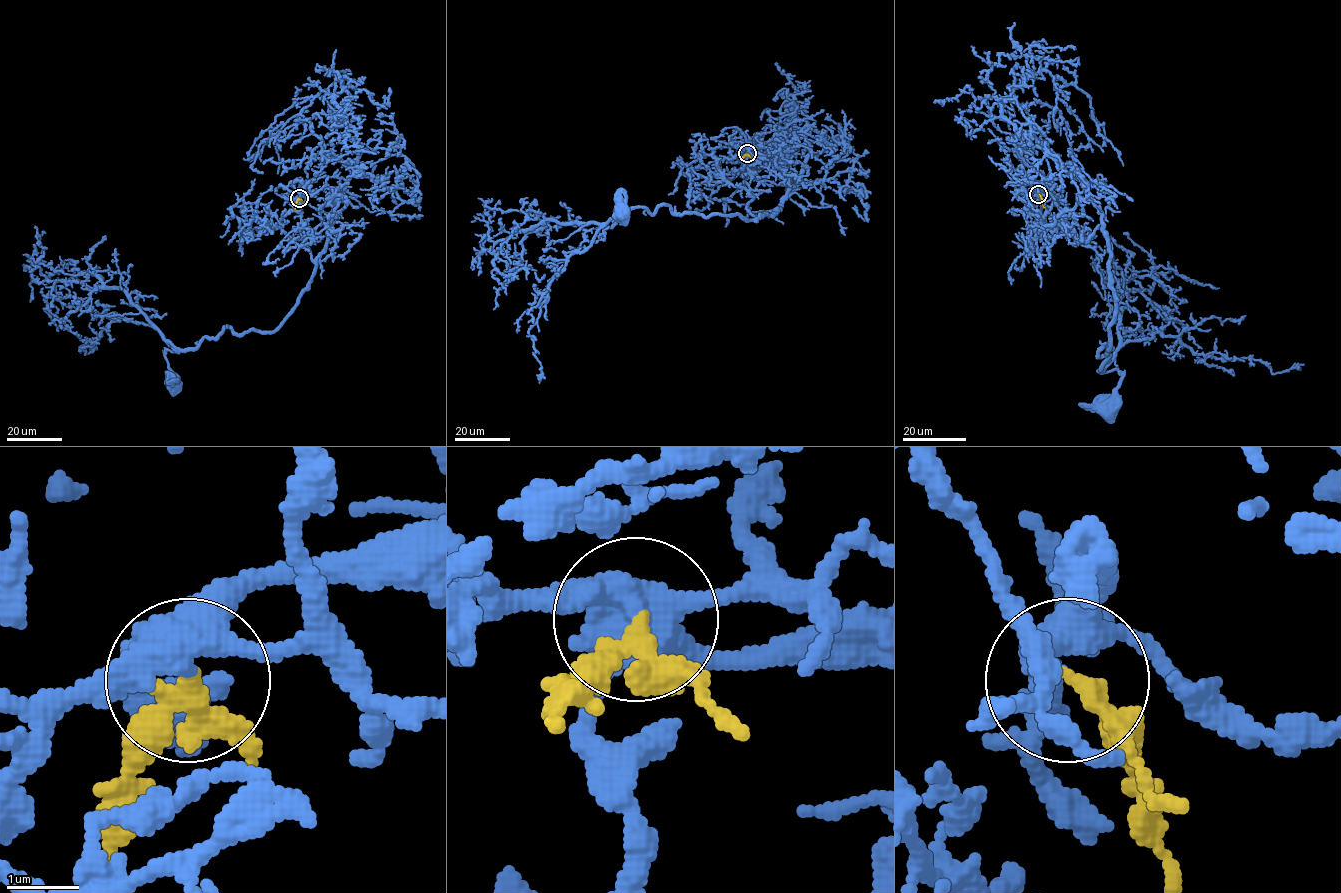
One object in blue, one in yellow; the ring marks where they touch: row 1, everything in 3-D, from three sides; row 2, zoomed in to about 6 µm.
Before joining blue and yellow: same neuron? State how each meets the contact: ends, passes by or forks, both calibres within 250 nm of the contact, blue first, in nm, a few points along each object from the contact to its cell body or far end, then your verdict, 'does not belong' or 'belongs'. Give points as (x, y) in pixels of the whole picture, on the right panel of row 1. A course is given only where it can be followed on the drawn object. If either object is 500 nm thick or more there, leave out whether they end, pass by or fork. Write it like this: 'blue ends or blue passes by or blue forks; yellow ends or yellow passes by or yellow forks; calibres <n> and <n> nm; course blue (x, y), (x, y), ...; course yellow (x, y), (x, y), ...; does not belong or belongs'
blue forks; yellow passes by; calibres 420 and 240 nm; course blue (1038, 193), (1042, 181), (1062, 212), (1082, 198), (1100, 214), (1115, 321), (1099, 356), (1121, 375), (1109, 406); course yellow (1038, 194), (1045, 207); belongs

